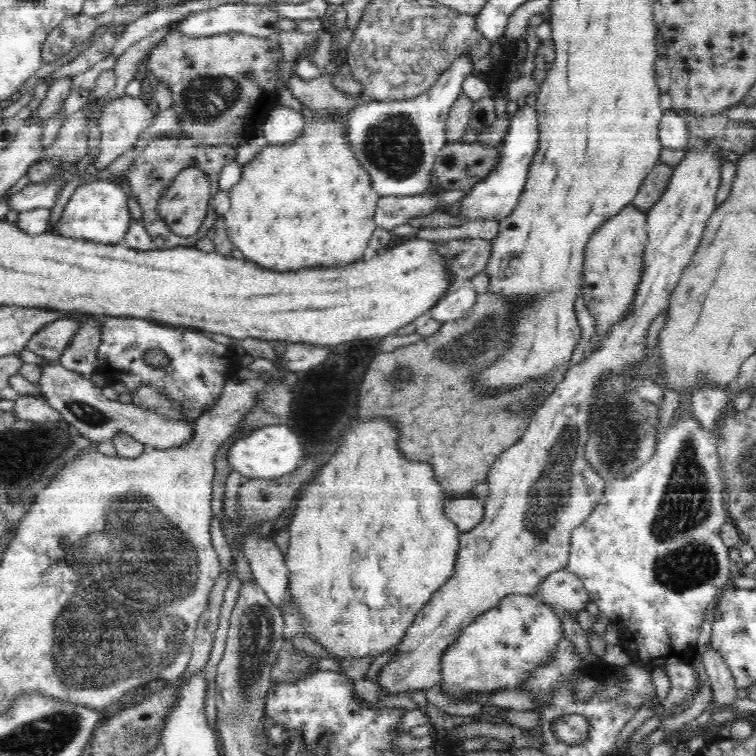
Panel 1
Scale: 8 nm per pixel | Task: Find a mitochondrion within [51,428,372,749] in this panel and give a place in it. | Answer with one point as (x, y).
(256, 635)

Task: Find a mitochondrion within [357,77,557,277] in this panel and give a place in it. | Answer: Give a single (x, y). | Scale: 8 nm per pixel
(392, 144)

